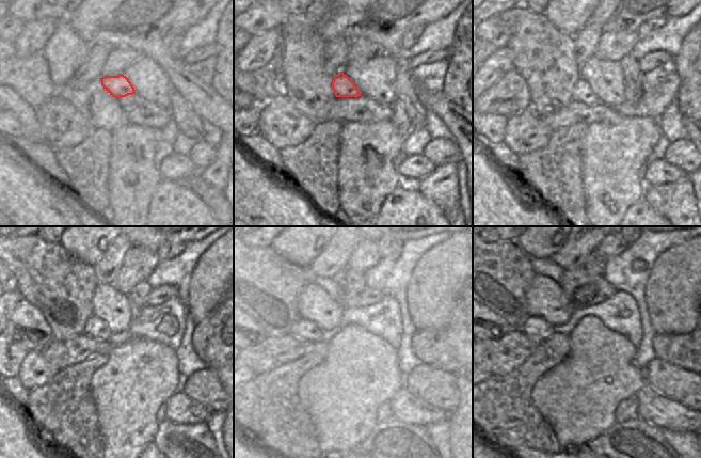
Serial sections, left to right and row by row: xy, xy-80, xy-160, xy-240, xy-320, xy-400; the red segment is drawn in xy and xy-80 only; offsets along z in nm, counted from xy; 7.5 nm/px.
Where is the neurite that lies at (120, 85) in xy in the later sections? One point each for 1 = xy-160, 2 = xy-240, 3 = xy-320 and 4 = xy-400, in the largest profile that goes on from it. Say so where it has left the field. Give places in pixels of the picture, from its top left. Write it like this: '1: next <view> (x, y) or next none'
1: next xy-160 (580, 92)
2: next xy-240 (95, 327)
3: next xy-320 (328, 336)
4: next xy-400 (537, 329)

